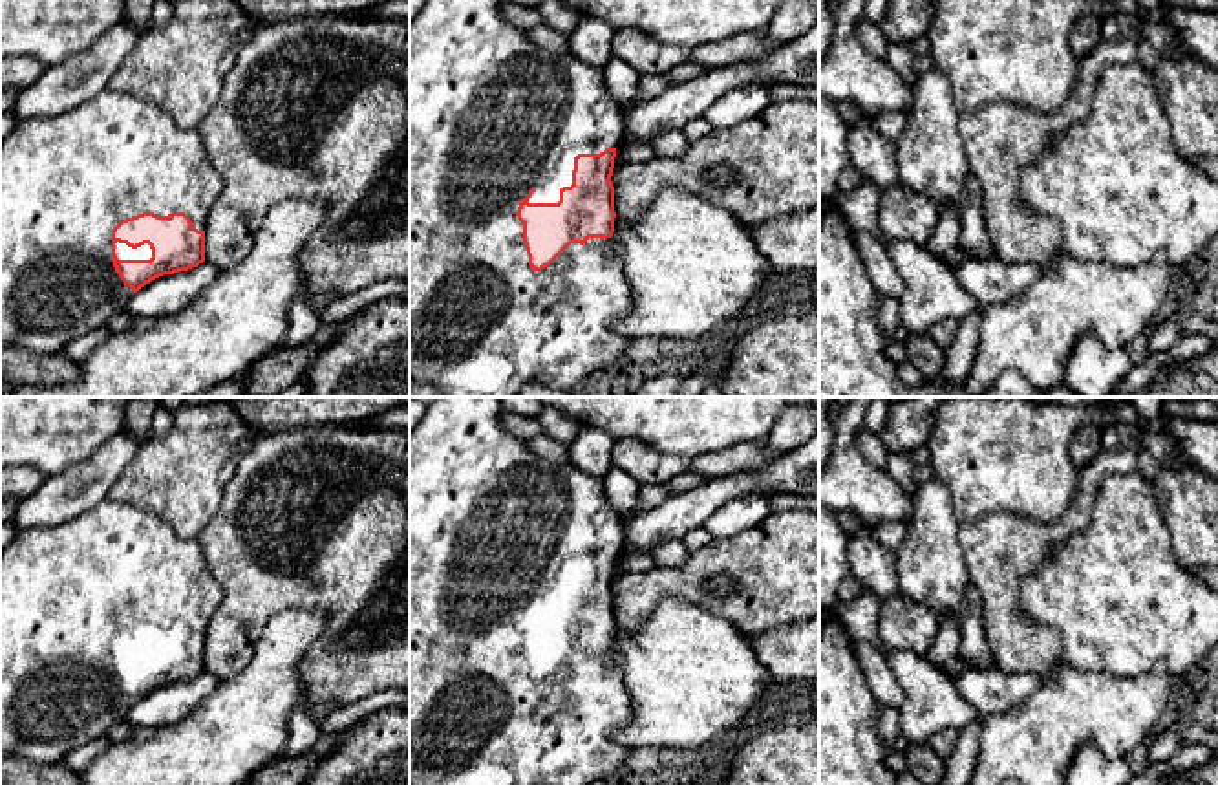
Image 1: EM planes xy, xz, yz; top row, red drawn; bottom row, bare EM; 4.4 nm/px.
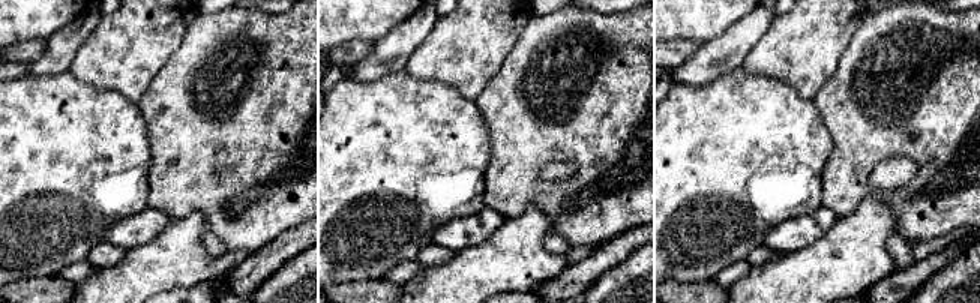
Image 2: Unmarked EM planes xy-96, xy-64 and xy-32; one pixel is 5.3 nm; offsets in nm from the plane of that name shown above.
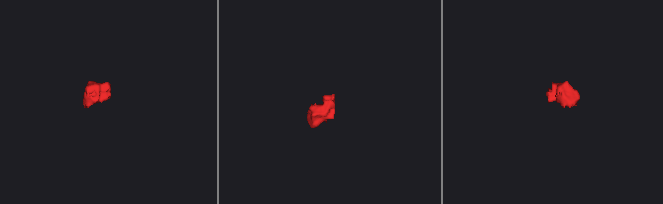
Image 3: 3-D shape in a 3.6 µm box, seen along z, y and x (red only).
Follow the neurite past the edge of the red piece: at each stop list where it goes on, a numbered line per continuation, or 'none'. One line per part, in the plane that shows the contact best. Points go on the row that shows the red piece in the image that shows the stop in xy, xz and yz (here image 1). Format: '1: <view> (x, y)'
1: xz (492, 116)

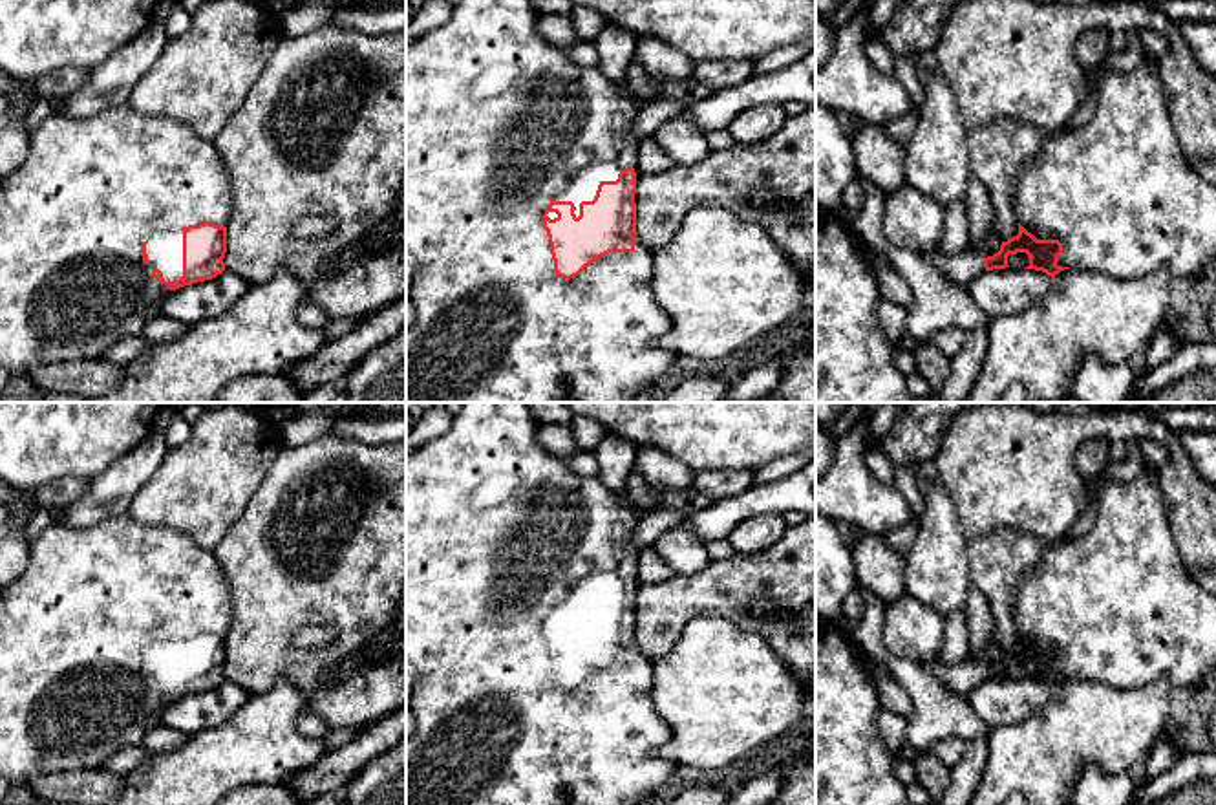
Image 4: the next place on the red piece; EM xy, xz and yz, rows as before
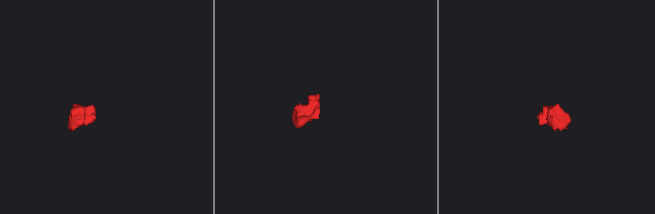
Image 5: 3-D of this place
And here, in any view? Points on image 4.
1: xz (498, 121)

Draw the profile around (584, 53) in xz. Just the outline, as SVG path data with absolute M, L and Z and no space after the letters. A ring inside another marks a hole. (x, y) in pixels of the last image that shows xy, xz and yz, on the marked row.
M578 42L572 48L563 49L565 57L572 62L585 66L585 68L598 68L598 53L592 42Z

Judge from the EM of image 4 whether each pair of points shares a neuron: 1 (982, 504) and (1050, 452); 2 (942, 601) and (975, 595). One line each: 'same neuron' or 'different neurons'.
1: same neuron
2: different neurons

